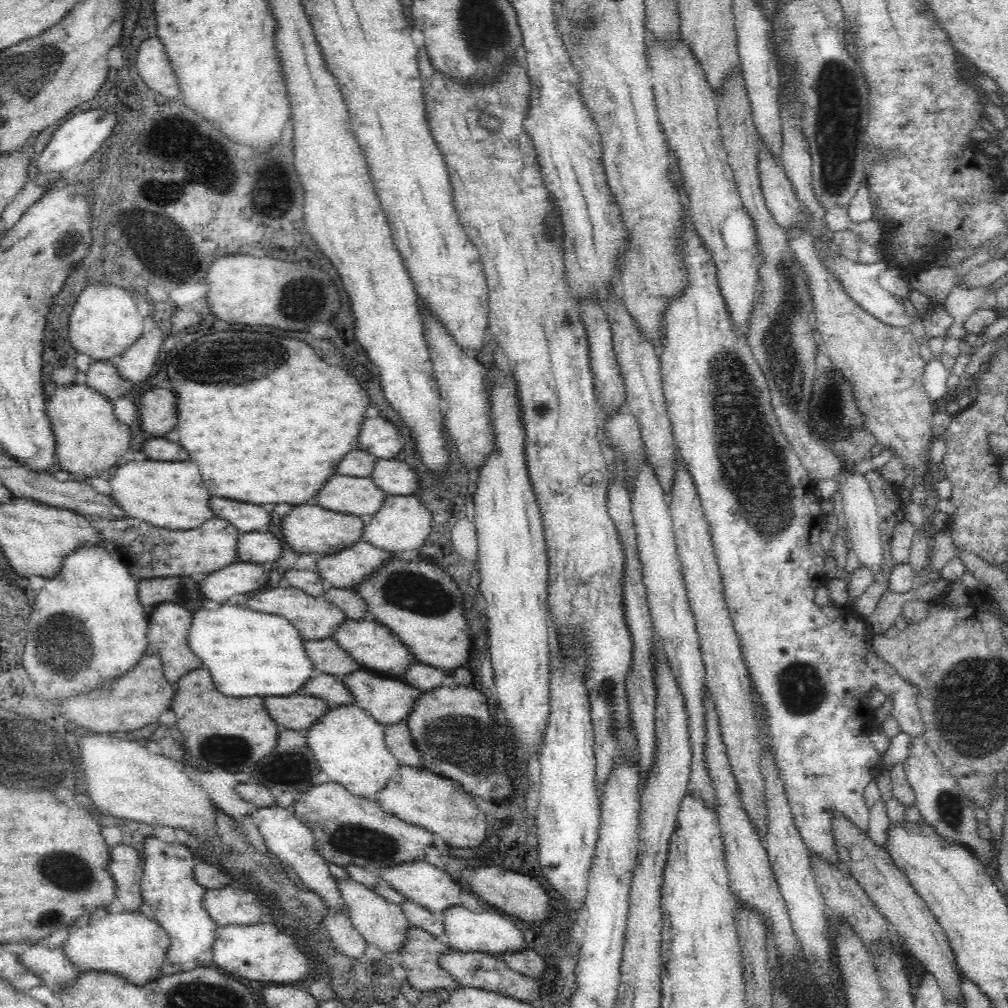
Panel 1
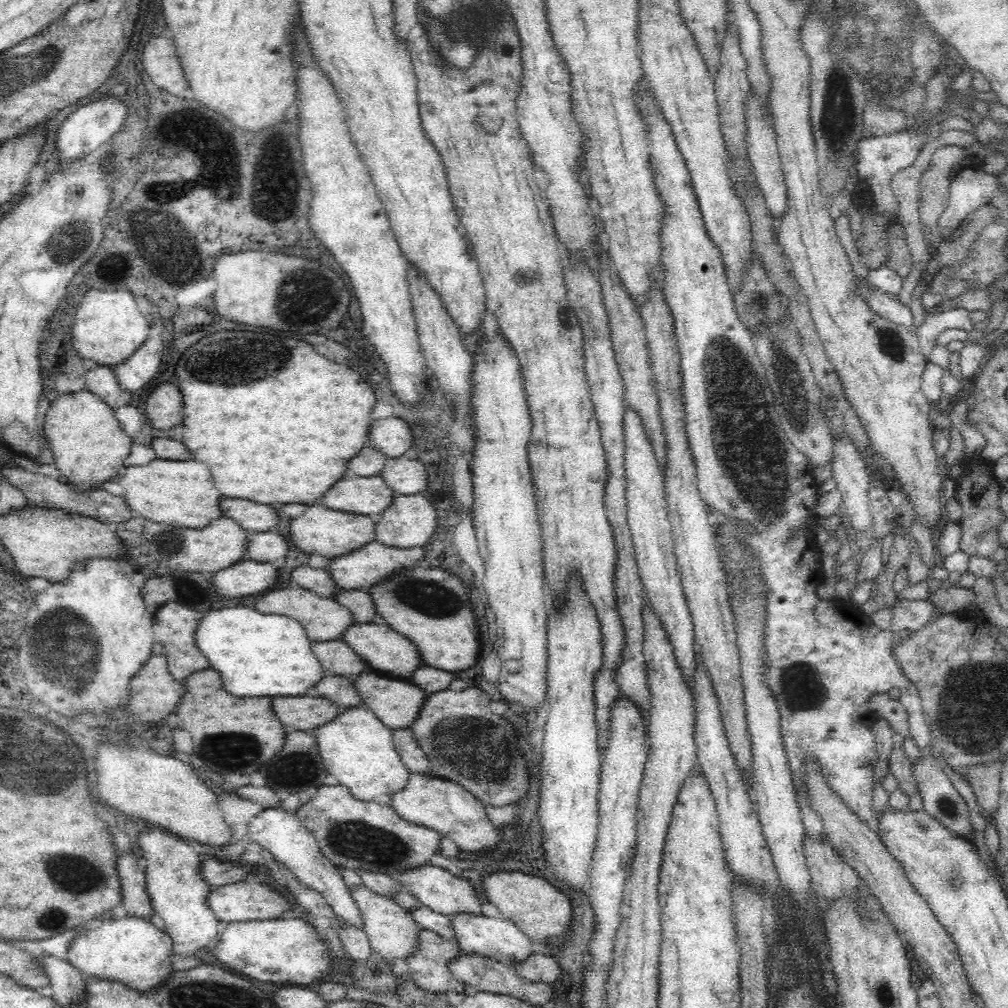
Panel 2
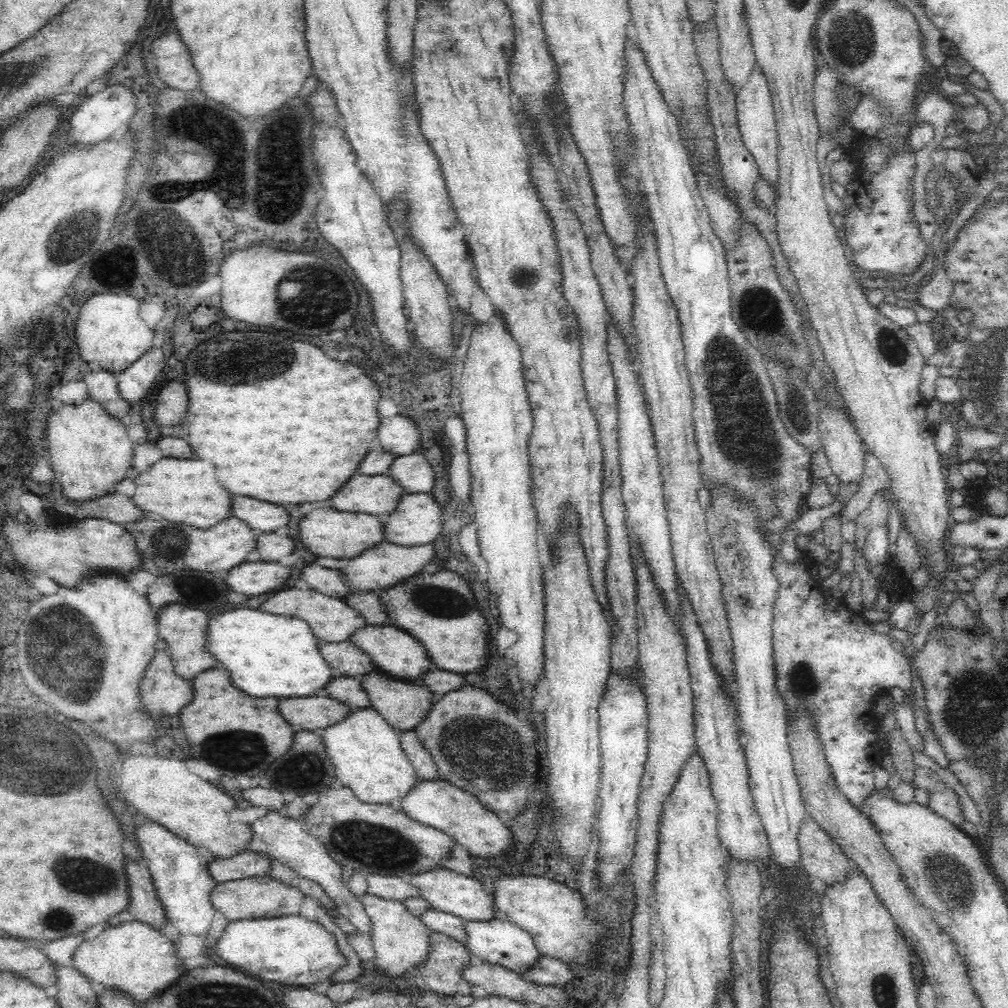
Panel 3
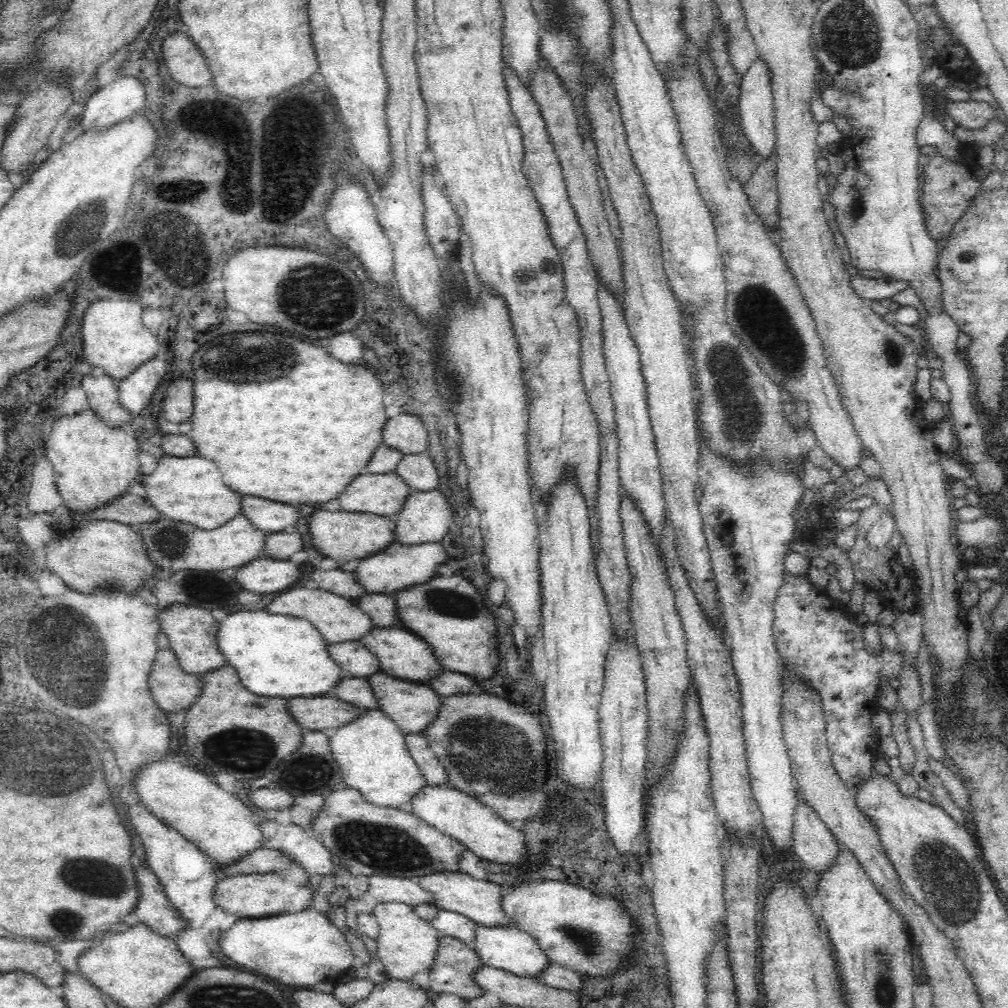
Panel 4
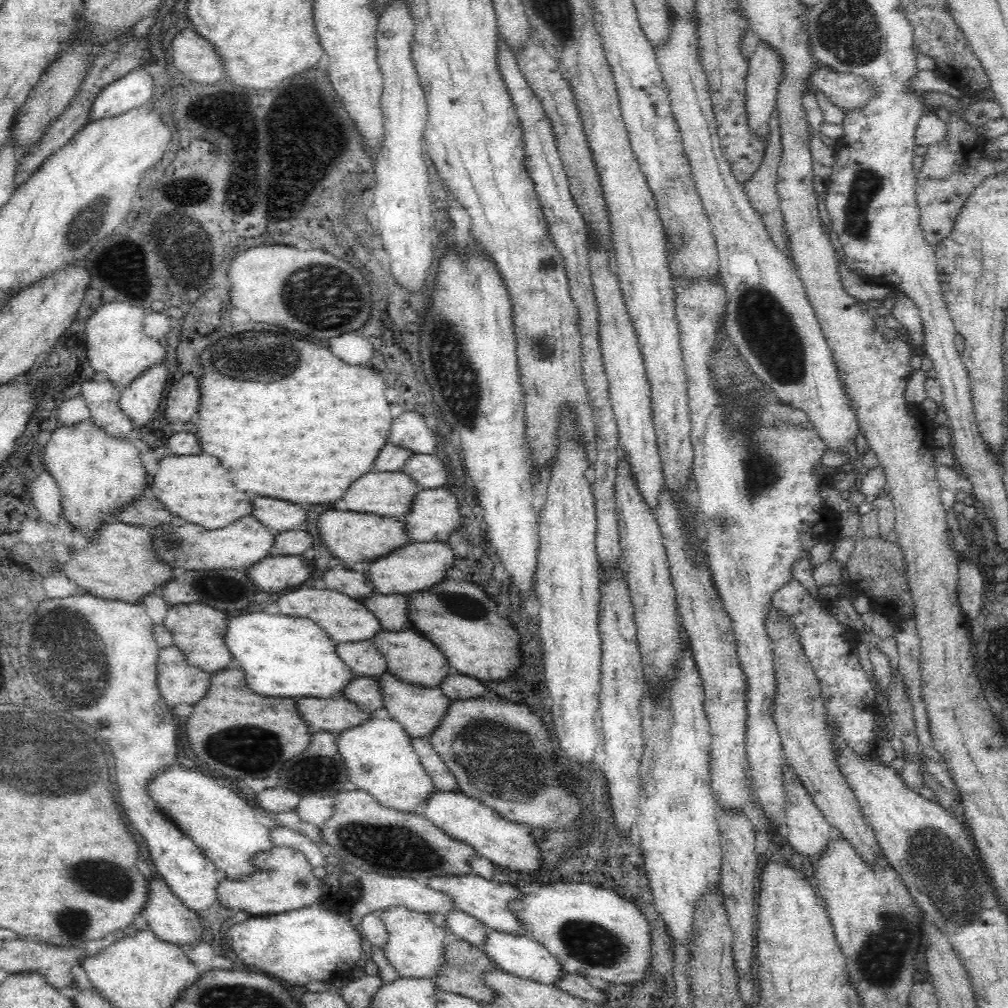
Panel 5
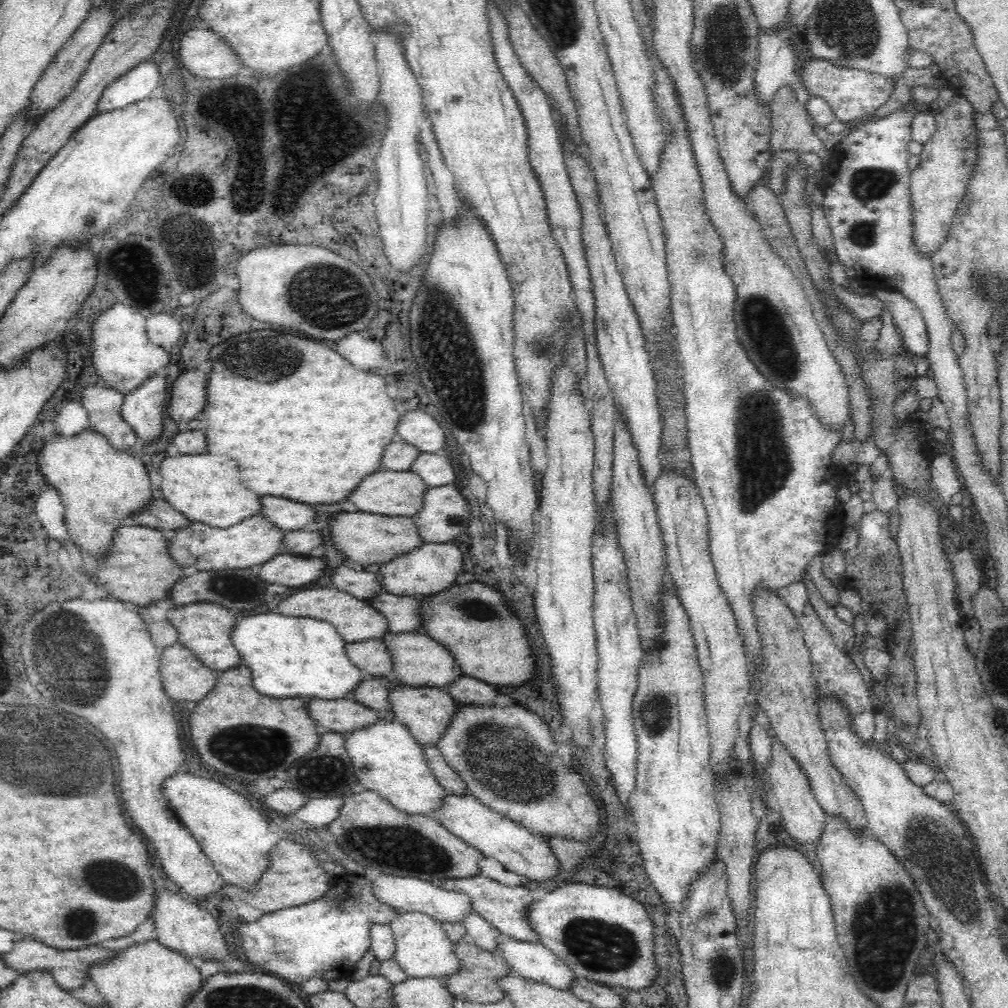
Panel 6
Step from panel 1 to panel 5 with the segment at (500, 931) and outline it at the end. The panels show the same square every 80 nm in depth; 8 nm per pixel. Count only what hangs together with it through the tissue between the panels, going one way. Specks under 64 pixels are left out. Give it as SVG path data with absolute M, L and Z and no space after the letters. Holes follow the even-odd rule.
M488 928L486 940L482 944L482 951L492 960L496 968L510 973L520 978L535 980L542 984L552 985L554 980L560 978L562 974L562 965L554 956L549 954L547 948L544 948L536 939L530 935L514 934L513 932L500 932Z

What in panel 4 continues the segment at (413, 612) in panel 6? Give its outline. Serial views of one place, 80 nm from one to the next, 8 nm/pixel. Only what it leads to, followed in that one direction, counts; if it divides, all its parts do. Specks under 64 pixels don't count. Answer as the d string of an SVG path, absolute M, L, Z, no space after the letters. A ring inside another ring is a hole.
M365 592L354 598L353 601L364 613L370 616L372 626L404 628L398 619L398 615L396 615L396 601L394 601L392 594Z

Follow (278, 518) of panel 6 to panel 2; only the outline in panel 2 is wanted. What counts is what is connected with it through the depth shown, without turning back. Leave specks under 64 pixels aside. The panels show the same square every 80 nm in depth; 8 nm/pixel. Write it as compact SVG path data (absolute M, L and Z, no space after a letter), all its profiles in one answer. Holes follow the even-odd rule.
M222 498L220 516L234 518L245 531L266 532L278 524L278 514L266 504L254 504L252 500Z

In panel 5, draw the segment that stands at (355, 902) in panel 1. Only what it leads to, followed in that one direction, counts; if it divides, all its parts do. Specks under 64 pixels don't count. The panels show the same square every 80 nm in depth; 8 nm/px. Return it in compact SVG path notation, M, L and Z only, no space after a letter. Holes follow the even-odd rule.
M386 906L380 911L380 919L386 931L386 946L382 952L398 973L400 978L419 978L422 976L434 977L442 961L446 961L444 942L449 936L442 927L428 919L426 913L410 910L405 906Z

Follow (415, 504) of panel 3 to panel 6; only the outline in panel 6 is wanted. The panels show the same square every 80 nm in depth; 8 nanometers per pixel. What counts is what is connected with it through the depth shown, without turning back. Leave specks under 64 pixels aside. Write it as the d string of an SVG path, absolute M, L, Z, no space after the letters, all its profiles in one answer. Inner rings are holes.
M453 483L428 487L422 494L422 508L412 517L422 542L450 543L470 522L464 496Z

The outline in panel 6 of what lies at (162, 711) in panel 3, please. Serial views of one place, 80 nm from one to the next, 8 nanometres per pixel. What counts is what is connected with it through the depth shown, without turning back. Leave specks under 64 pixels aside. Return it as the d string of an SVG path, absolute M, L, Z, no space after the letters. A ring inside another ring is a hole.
M176 642L162 650L160 681L174 704L179 700L195 703L202 700L214 688L218 673L196 659L182 643Z

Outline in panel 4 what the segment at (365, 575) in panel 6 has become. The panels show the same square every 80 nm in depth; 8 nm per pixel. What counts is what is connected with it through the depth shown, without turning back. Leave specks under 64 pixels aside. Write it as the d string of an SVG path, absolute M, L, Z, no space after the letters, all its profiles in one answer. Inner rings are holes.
M308 566L306 573L310 580L316 582L318 589L324 589L335 595L342 595L342 597L353 600L365 593L364 587L354 580L352 572L342 571L336 567L324 571L318 566Z

